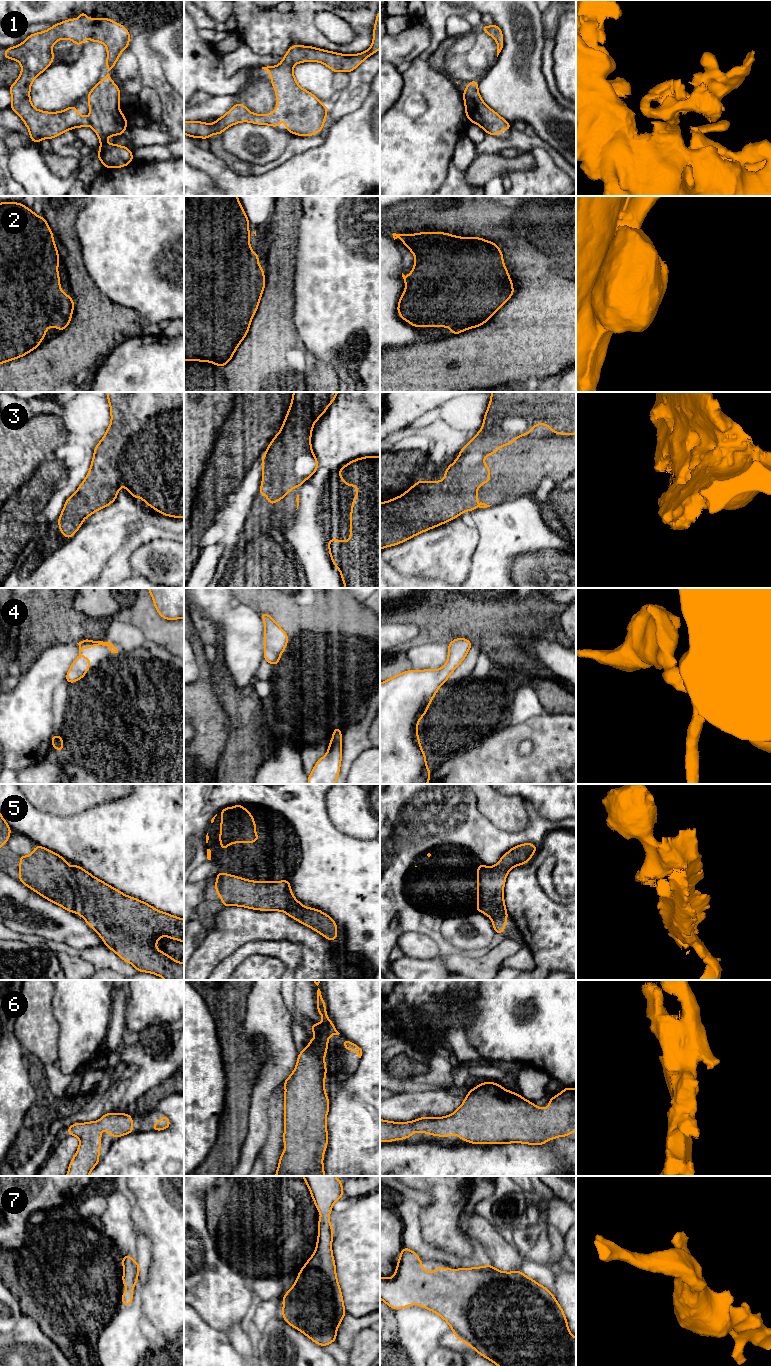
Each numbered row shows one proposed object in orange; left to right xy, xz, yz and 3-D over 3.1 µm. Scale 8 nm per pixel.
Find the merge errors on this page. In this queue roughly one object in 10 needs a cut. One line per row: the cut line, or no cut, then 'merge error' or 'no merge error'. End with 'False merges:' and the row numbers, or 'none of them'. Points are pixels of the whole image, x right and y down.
1: no cut; no merge error
2: no cut; no merge error
3: no cut; no merge error
4: no cut; no merge error
5: no cut; no merge error
6: no cut; no merge error
7: no cut; no merge error
False merges: none of them

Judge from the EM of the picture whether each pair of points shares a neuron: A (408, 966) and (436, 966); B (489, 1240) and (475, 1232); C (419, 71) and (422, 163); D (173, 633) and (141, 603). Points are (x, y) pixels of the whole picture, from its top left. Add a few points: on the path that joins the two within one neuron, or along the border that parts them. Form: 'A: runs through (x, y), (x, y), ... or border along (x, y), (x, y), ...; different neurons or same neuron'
A: runs through (415, 966), (429, 966); same neuron
B: runs through (486, 1237), (481, 1232), (478, 1232); same neuron
C: runs through (434, 94), (434, 134), (428, 140); same neuron
D: runs through (164, 630), (146, 612); same neuron

